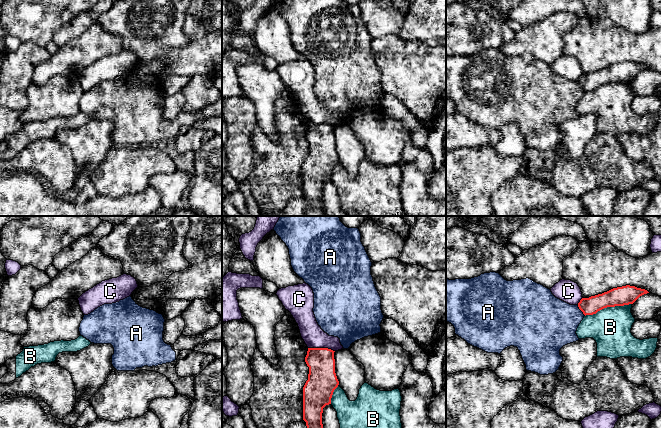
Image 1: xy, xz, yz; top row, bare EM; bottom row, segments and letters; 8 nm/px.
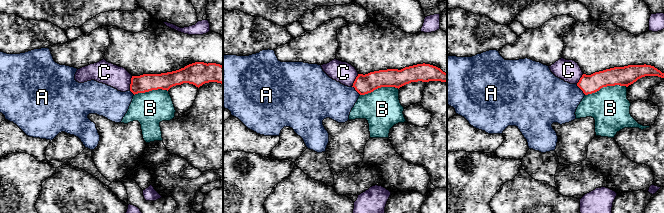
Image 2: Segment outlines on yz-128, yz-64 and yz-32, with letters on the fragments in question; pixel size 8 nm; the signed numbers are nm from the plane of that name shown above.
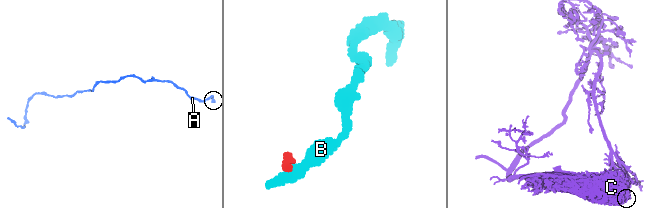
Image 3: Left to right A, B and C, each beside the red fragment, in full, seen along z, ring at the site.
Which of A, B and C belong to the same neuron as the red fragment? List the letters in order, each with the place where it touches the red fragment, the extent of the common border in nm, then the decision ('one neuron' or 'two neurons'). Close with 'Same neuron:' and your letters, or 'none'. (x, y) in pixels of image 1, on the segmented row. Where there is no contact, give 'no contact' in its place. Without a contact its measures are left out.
A: meets red in yz at (580, 309); contact 110 nm long; two neurons
B: meets red in yz at (608, 306); contact 400 nm long; two neurons
C: meets red in xz at (321, 348); contact 220 nm long; two neurons
Same neuron: none

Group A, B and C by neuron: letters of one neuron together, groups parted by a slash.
A / B / C

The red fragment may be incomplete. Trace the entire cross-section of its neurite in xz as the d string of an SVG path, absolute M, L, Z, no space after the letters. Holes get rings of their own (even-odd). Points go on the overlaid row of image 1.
M308 348L305 362L309 374L303 387L303 420L307 428L323 428L323 408L331 404L333 392L339 385L334 352L328 348Z

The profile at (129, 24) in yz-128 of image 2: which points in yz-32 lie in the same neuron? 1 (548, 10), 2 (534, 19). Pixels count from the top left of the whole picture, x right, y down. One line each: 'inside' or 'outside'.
1: inside
2: inside

